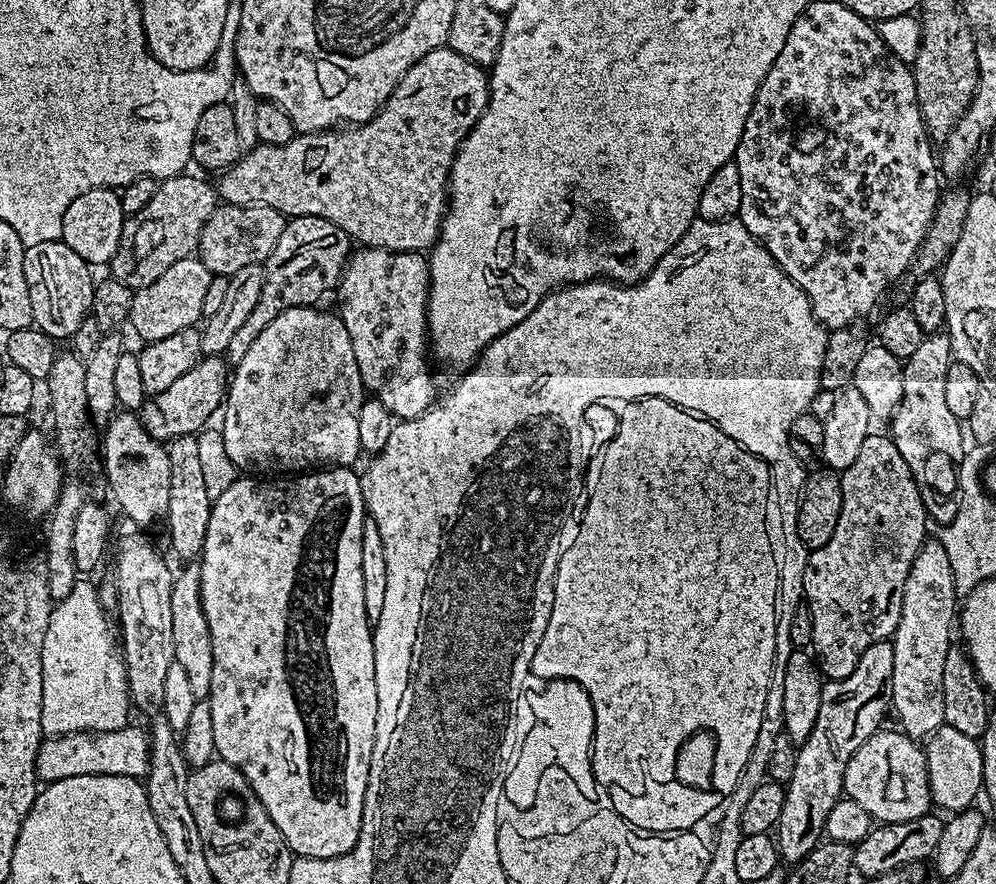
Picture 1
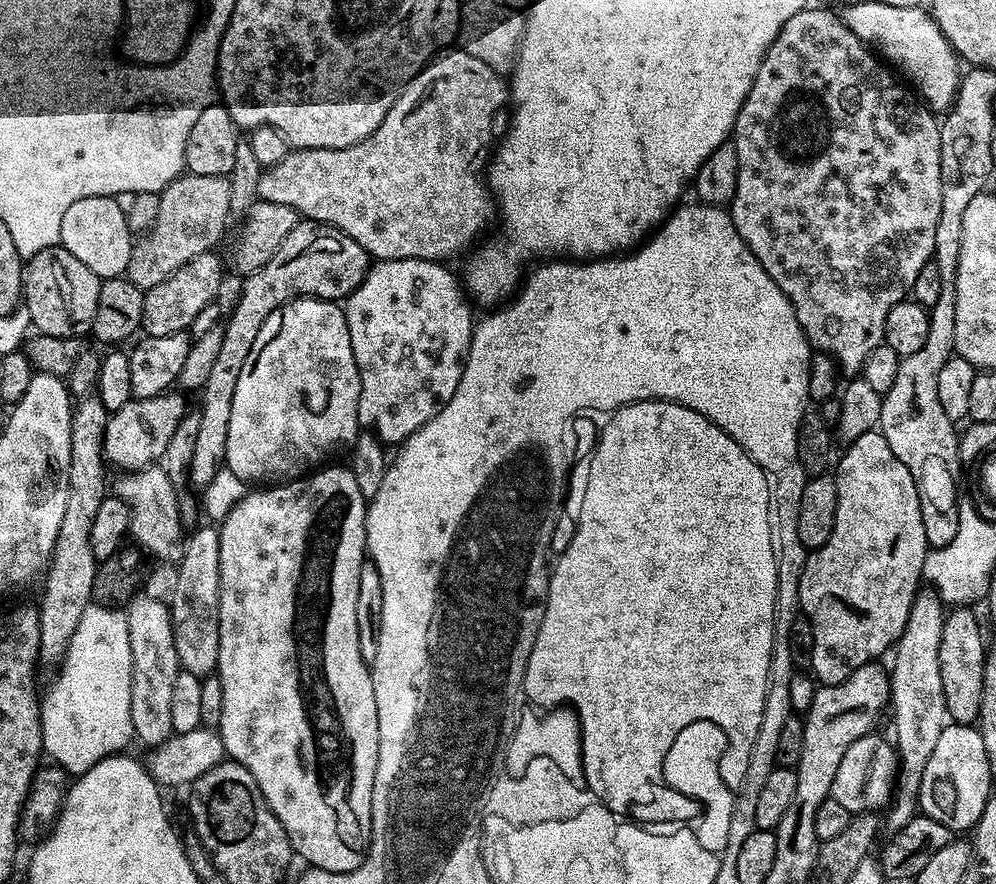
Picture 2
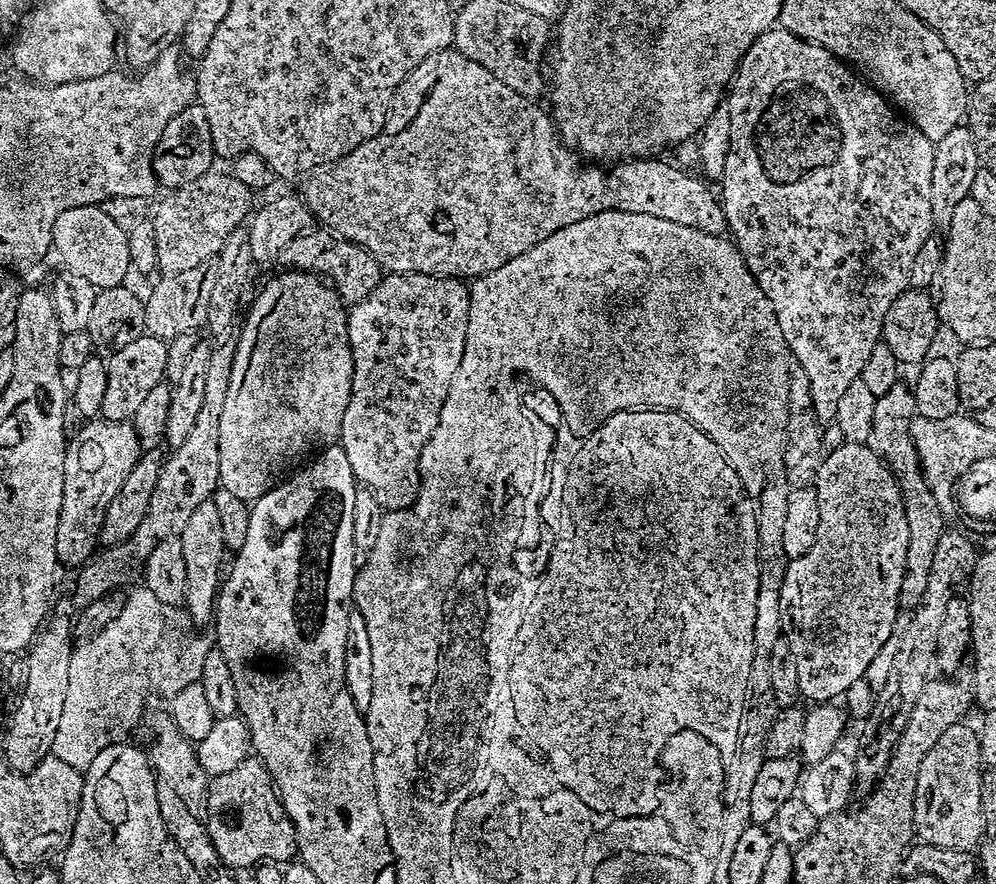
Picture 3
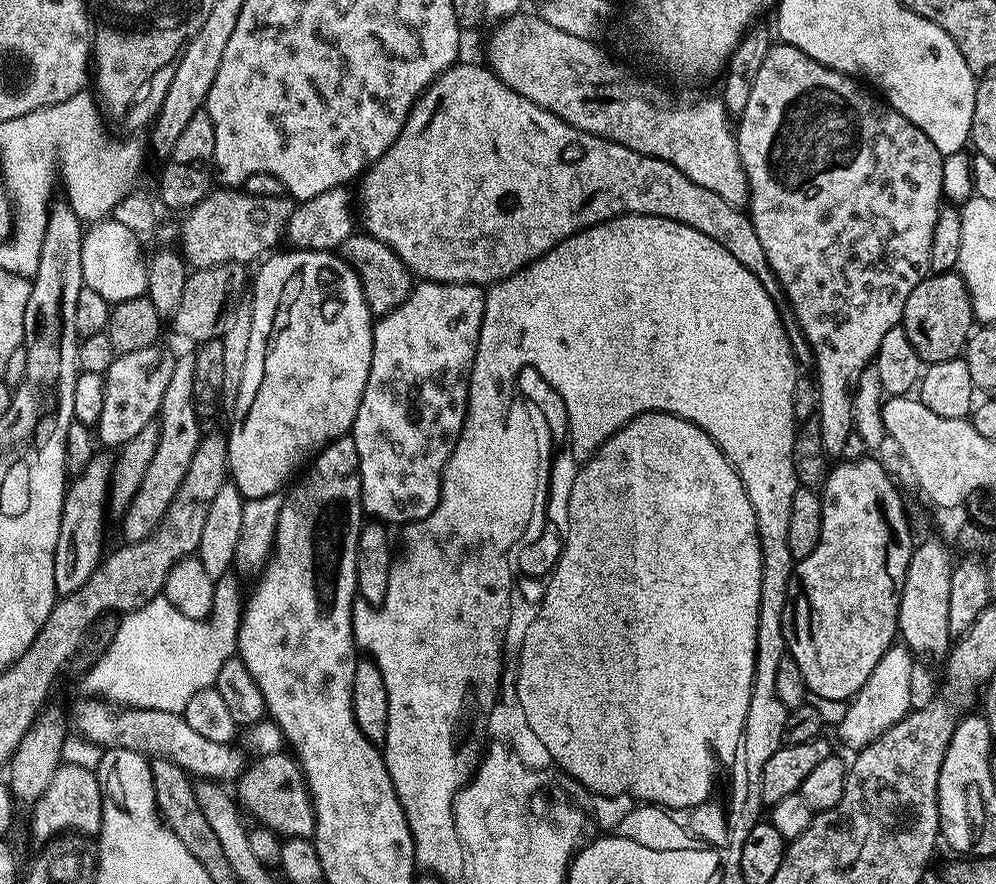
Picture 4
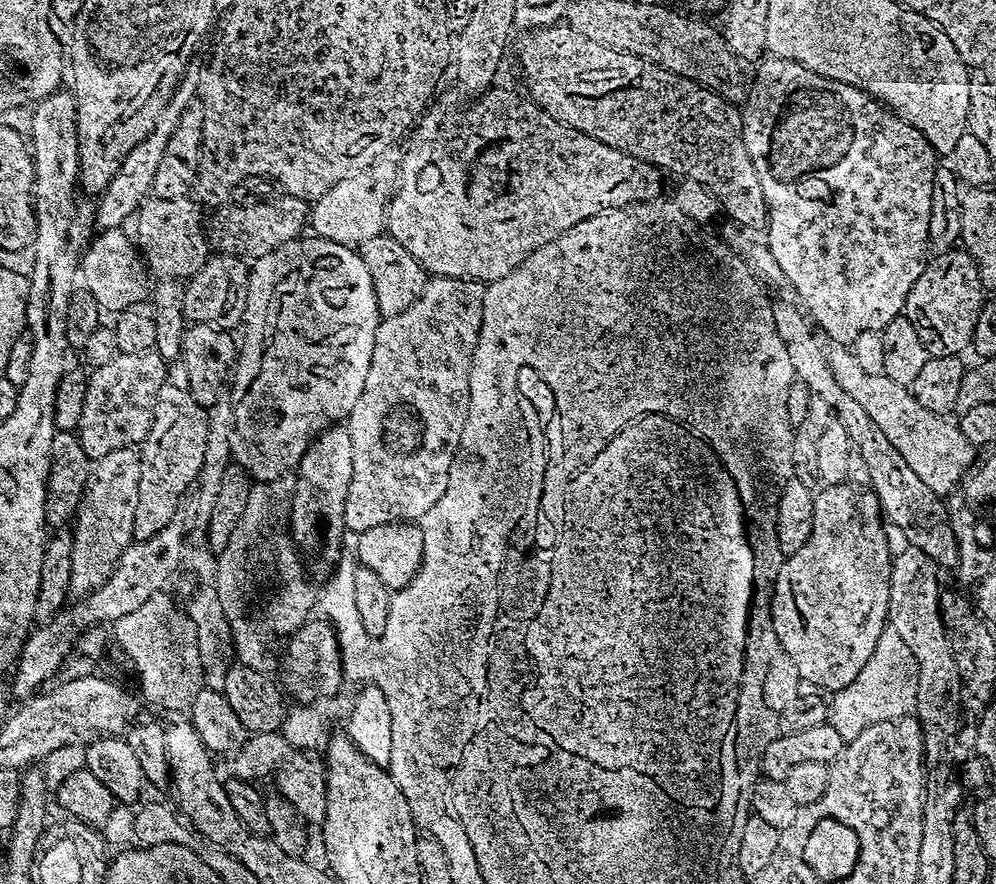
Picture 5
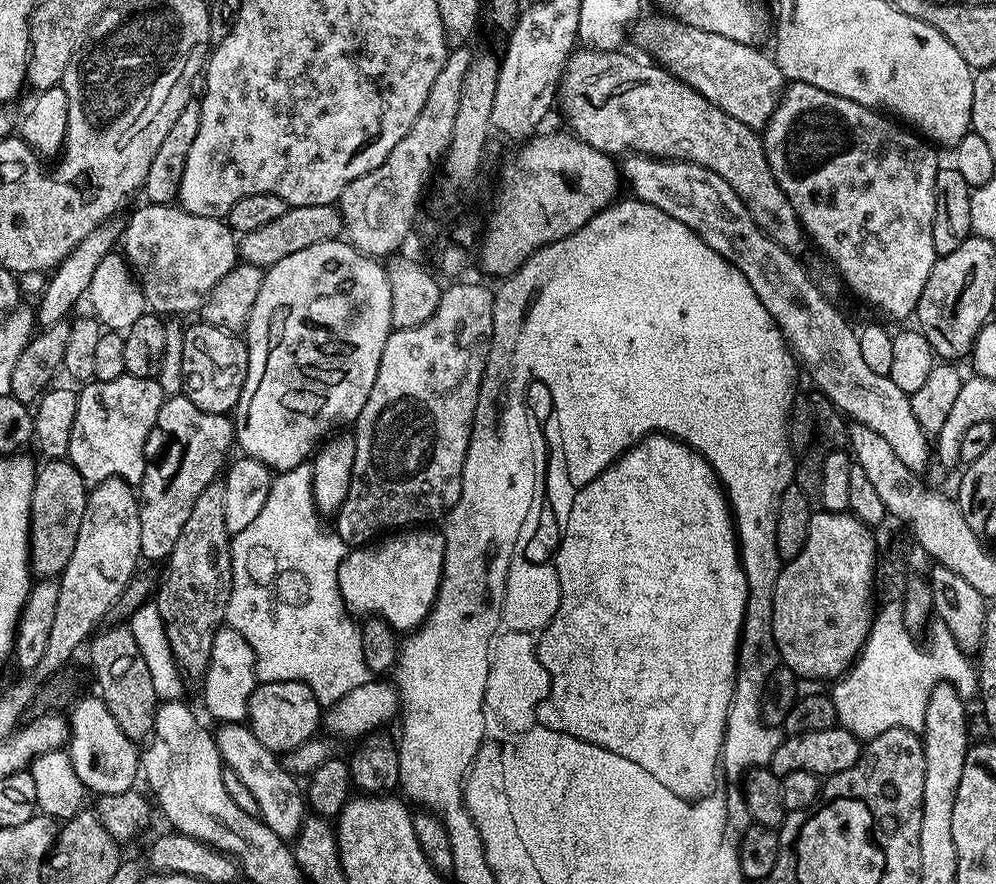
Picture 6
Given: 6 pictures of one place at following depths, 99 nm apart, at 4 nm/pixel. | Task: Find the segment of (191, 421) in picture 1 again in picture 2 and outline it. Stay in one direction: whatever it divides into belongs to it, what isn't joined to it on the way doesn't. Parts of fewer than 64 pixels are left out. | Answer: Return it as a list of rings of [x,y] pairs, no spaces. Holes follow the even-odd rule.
[[[169,390],[163,396],[154,398],[128,400],[126,406],[109,415],[104,431],[105,461],[124,472],[137,472],[139,468],[155,465],[163,457],[166,442],[174,438],[174,430],[178,430],[185,415],[184,400],[176,390]]]

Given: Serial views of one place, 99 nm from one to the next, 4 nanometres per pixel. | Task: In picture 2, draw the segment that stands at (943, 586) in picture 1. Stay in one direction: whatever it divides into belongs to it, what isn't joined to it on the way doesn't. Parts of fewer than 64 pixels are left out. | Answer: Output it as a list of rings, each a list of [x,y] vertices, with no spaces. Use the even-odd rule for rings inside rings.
[[[936,590],[924,591],[917,591],[910,606],[904,633],[894,645],[896,657],[890,667],[890,716],[892,712],[892,724],[896,727],[894,747],[898,753],[898,775],[894,795],[886,809],[888,817],[885,815],[882,820],[883,831],[888,834],[902,830],[906,822],[918,815],[922,770],[926,770],[926,762],[930,762],[930,754],[934,754],[934,745],[950,720],[946,694],[942,690],[942,670],[938,670],[938,646],[942,642],[946,605]]]

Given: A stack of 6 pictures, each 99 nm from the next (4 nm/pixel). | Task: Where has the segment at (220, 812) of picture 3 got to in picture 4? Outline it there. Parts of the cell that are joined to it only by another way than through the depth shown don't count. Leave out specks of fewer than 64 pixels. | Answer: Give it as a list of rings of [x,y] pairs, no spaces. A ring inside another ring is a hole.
[[[283,751],[255,757],[239,776],[236,786],[234,792],[243,811],[253,812],[263,827],[275,832],[281,838],[315,837],[316,815],[312,809],[312,796],[308,792],[308,783],[304,781],[300,761],[295,755]]]

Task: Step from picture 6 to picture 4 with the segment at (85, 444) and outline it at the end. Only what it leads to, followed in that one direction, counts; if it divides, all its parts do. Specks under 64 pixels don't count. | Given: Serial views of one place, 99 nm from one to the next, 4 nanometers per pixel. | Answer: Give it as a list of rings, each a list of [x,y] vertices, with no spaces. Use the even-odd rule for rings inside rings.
[[[160,347],[119,353],[104,373],[102,410],[94,425],[94,432],[100,444],[102,442],[109,444],[114,450],[119,449],[144,426],[157,419],[160,403],[172,381],[177,361],[175,355],[171,356],[166,349]]]

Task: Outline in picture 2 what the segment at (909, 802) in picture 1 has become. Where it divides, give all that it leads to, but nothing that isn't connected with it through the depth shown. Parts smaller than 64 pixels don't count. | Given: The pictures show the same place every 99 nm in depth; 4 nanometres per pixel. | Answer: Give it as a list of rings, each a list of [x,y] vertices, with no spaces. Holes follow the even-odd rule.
[[[877,734],[858,738],[850,750],[846,750],[842,762],[838,765],[838,774],[834,774],[834,786],[830,799],[846,806],[849,814],[887,809],[896,787],[898,775],[898,753],[891,743],[888,744]]]

